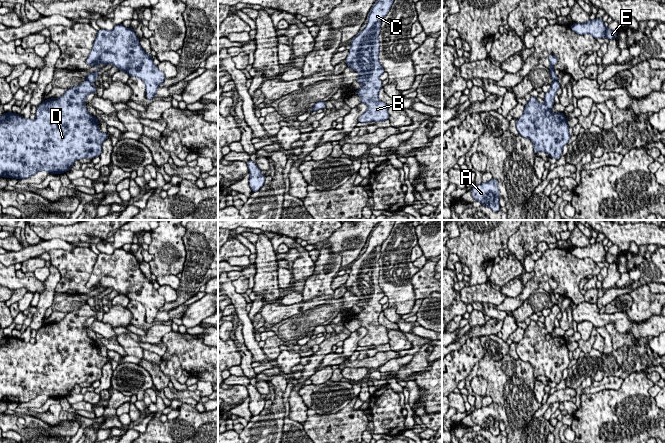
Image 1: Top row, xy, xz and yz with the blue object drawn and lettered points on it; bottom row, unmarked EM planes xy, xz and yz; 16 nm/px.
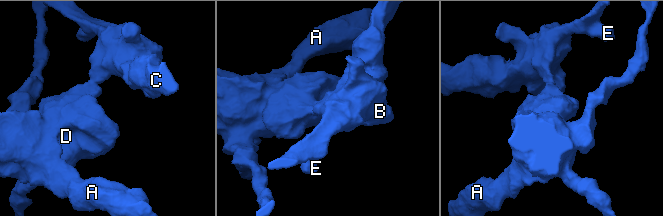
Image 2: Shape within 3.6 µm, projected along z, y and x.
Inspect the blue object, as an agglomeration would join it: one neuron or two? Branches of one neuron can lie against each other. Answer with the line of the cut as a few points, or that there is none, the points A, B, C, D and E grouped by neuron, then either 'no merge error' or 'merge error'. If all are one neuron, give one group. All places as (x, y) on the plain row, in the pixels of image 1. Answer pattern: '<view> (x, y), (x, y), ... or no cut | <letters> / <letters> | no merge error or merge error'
xy (87, 304), (91, 306) | A D / B C E | merge error

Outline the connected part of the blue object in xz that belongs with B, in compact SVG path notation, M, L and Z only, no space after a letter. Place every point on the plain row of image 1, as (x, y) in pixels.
M380 220L368 238L368 246L350 267L345 283L348 291L360 298L356 304L362 310L354 315L367 329L367 334L358 342L361 347L381 346L389 343L387 328L380 325L378 318L383 312L380 300L385 296L379 286L379 258L382 243L390 235L397 220Z

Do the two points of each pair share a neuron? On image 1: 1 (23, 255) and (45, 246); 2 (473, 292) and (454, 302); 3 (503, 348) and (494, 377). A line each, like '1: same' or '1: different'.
1: same
2: different
3: different

